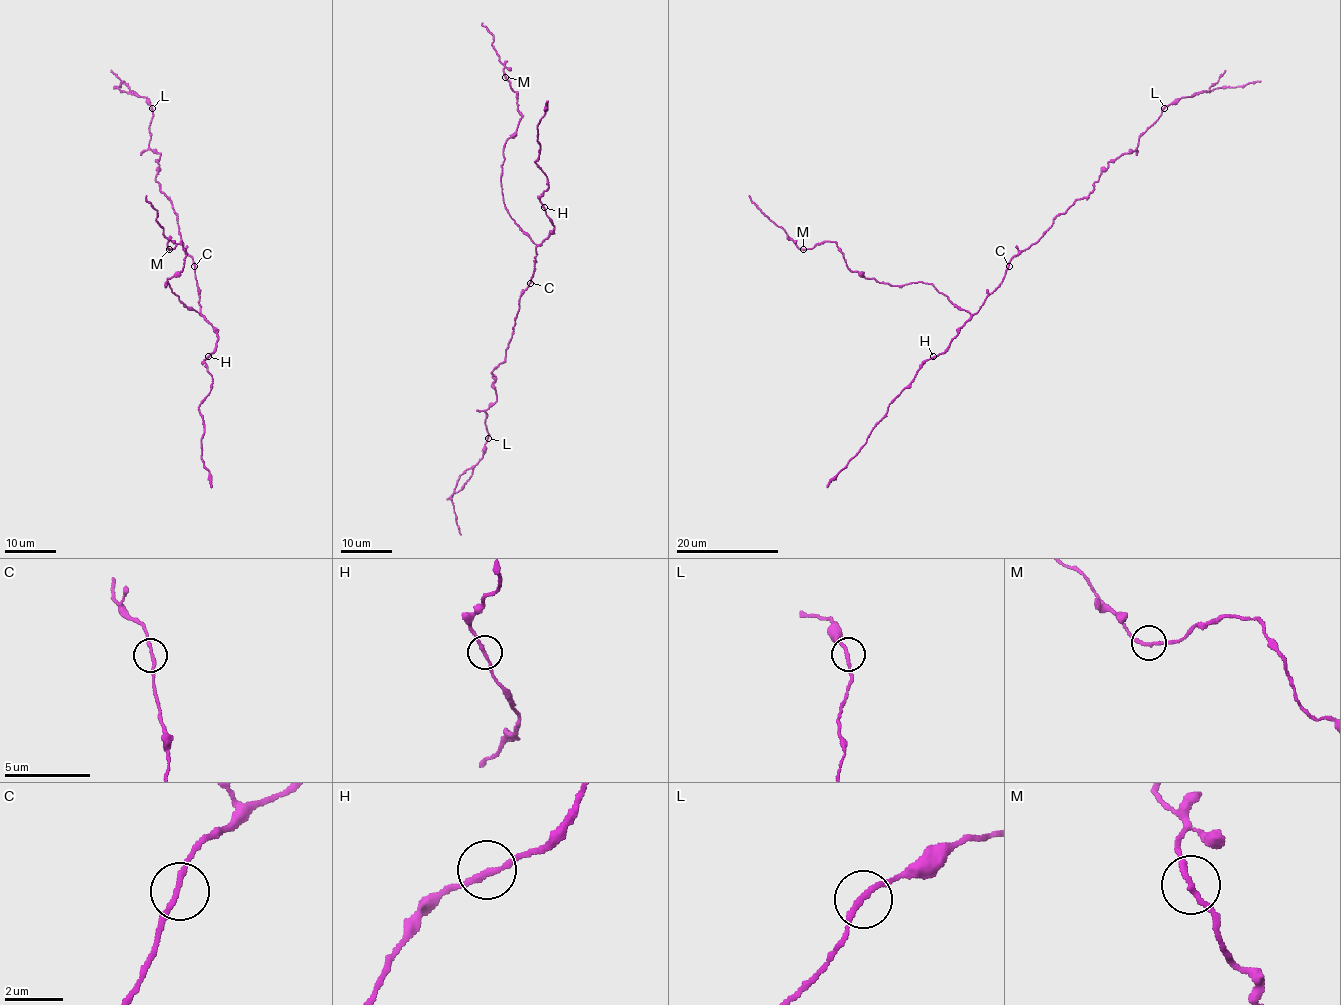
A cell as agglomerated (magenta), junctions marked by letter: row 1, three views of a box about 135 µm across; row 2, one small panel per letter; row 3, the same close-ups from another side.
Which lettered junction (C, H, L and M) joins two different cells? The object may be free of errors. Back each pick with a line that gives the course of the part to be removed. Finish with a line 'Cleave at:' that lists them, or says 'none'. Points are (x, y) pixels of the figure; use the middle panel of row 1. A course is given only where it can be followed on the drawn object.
Cleave at: none

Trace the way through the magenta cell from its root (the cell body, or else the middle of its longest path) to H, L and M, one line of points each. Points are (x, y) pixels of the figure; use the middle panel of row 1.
H: (531, 281), (536, 247), (554, 228), (544, 207)
L: (531, 281), (520, 297), (520, 308), (506, 359), (492, 371), (497, 400), (485, 410), (488, 438)
M: (531, 281), (536, 244), (515, 223), (502, 193), (504, 143), (522, 117), (517, 95), (506, 76)

